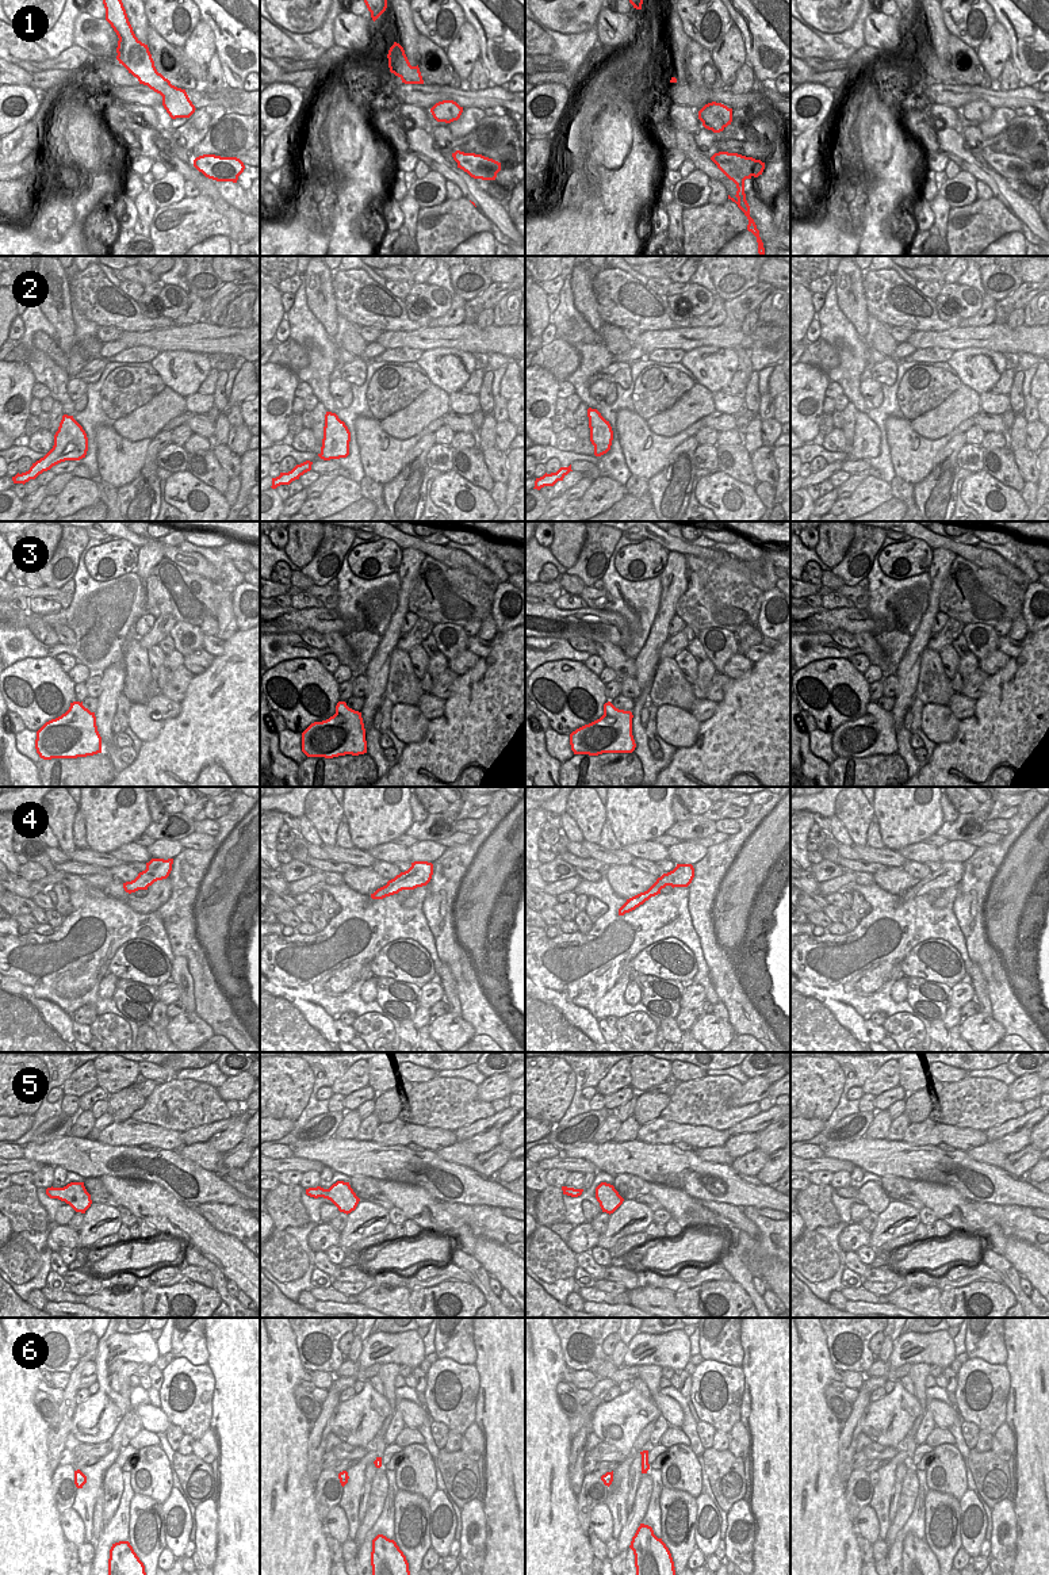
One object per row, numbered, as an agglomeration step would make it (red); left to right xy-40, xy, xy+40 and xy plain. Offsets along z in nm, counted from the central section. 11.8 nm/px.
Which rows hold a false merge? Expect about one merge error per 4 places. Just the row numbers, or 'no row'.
1

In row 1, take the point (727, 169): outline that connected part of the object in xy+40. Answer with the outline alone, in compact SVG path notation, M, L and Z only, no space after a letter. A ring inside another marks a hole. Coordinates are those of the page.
M715 163L717 165L717 168L730 179L736 184L736 200L734 198L731 198L728 195L728 199L731 199L732 202L735 202L738 204L738 207L744 213L744 215L749 219L749 225L747 225L747 230L751 232L755 237L757 237L757 242L758 242L758 253L759 256L765 256L765 248L763 248L763 242L759 237L759 230L757 229L757 225L754 222L754 219L750 217L750 206L746 200L746 194L744 194L744 180L740 179L736 175L738 167L731 167L730 164L724 164L724 163Z

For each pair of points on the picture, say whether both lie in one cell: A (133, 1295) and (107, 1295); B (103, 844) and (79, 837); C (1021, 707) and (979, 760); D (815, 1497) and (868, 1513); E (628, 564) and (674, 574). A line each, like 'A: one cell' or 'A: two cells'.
A: one cell
B: two cells
C: one cell
D: two cells
E: two cells

